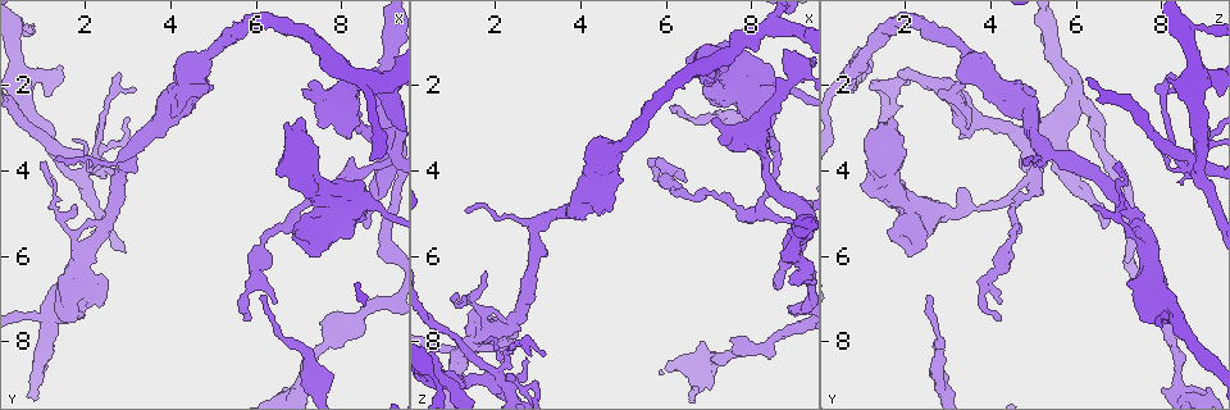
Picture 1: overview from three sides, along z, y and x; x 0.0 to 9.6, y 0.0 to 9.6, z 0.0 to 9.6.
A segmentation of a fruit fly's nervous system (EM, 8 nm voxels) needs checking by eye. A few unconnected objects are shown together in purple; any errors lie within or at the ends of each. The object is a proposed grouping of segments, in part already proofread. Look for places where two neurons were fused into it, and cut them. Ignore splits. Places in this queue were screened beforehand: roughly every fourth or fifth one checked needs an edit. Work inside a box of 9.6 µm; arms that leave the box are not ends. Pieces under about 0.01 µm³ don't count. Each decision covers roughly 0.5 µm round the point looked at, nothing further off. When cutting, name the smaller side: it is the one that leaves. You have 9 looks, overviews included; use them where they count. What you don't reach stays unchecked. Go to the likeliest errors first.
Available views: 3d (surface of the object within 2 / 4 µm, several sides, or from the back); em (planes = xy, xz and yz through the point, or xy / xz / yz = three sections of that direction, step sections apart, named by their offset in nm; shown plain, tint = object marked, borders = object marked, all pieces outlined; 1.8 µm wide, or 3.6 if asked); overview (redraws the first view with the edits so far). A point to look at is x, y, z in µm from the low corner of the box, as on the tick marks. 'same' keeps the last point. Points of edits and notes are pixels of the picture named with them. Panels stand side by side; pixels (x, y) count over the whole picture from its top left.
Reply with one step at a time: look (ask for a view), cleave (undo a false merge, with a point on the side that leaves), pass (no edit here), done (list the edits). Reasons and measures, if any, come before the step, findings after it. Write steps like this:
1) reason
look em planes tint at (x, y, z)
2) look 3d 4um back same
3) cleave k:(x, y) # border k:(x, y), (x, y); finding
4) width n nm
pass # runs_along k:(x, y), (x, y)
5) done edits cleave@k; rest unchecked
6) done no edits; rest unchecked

looks like a crossing
look em planes tint at (2.00, 3.95, 8.80)

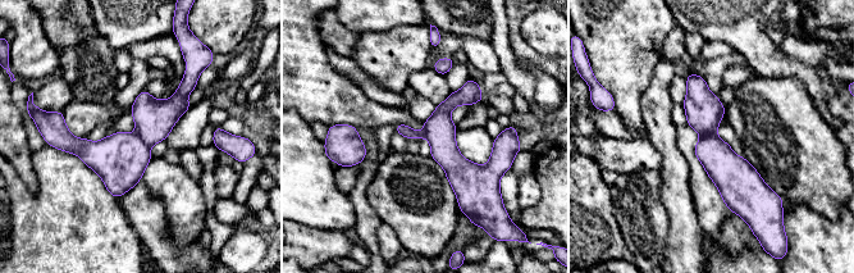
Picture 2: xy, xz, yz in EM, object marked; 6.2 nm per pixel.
cleave 2:(154, 119) # border 2:(136, 132), (149, 146); two neurons meet here

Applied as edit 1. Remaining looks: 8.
look 3d 4um back at (7.65, 5.20, 2.25)

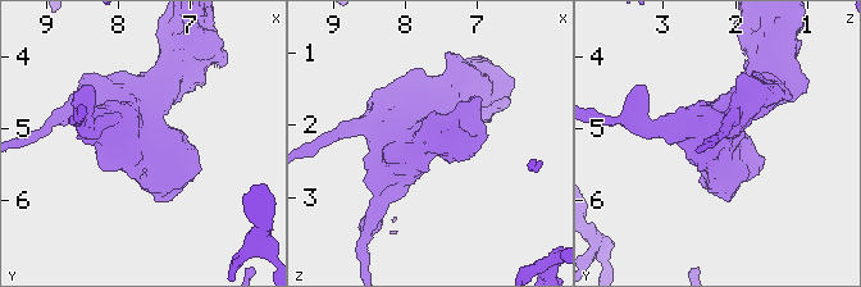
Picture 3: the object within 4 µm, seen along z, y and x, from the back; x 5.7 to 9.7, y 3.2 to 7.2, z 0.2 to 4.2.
need the tissue
look em 3.6um yz step 4 tint at (7.65, 5.20, 2.20)

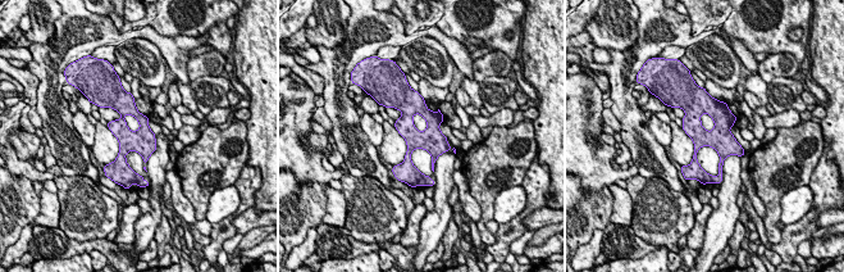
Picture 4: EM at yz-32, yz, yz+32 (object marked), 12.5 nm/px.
cut it another way
look em 3.6um planes borders same

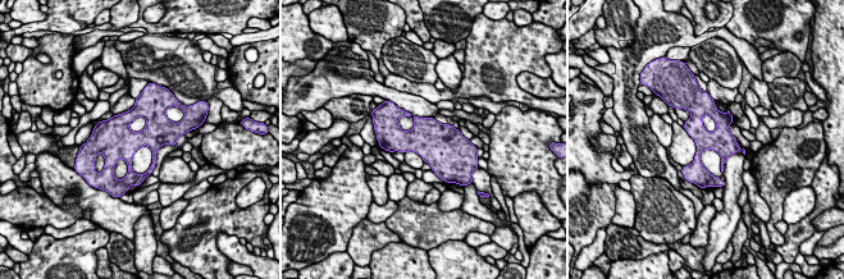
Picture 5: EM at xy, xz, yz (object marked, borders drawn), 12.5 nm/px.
width 300 nm
pass # runs_along 5:(703, 101), (697, 165), (705, 173); all the same neuron

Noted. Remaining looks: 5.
look em xz step 4 tint at (8.25, 4.35, 4.80)

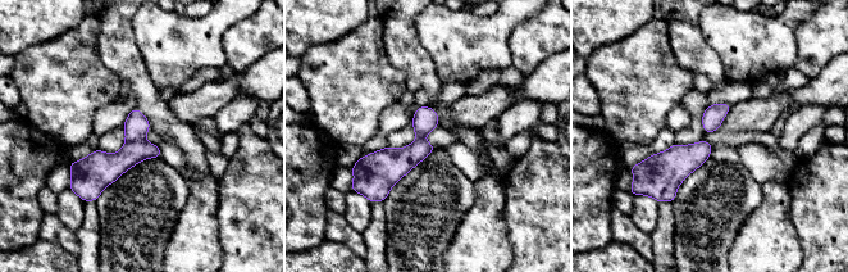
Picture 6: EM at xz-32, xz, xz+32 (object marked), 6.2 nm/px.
another direction
look em planes tint same

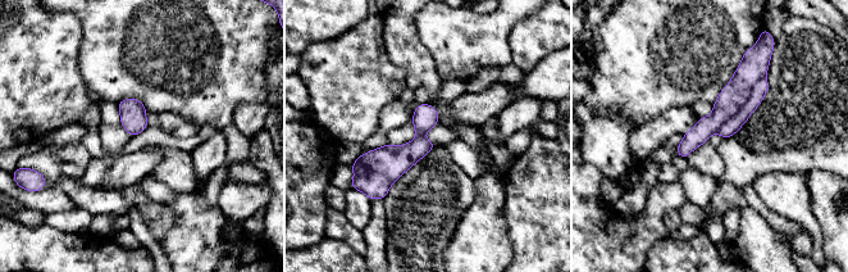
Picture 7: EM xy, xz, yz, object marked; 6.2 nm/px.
cleave 7:(753, 66) # part_leaving 7:(758, 72), (680, 153); a second neuron is stuck on

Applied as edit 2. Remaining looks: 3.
redraw
look overview

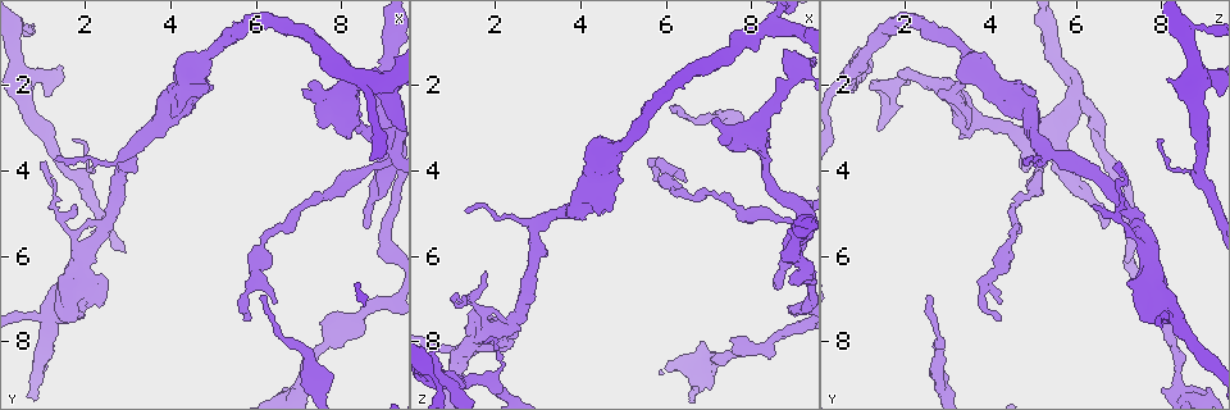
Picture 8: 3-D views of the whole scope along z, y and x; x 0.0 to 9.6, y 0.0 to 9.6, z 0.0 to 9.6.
four-way junction
look em planes tint at (8.20, 2.55, 3.30)

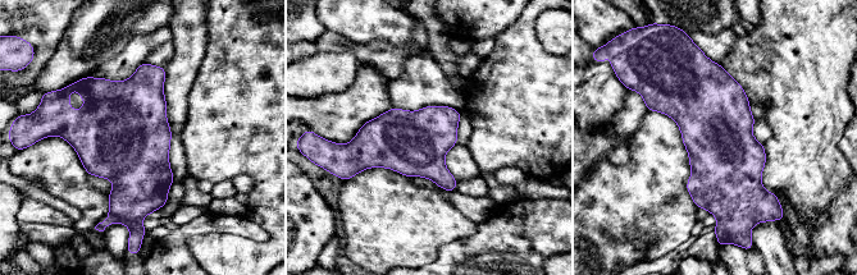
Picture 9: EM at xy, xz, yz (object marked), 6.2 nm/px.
width 420 nm
pass # all the same neuron

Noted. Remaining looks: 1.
done edits cleave@2, cleave@7; rest unchecked

